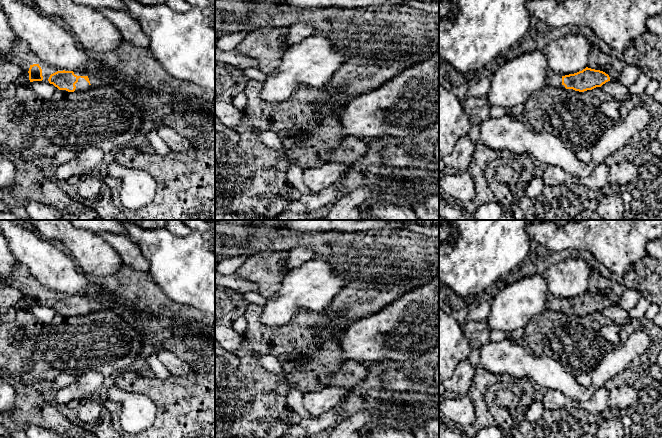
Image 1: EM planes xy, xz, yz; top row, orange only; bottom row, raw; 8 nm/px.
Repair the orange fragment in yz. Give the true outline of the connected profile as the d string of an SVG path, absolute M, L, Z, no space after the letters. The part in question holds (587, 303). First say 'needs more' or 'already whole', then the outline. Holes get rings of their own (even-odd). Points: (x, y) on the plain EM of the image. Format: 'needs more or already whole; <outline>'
needs more; M588 291L582 295L569 299L555 297L549 292L546 296L546 309L573 313L579 316L601 311L608 305L610 305L608 298L603 295L591 293Z

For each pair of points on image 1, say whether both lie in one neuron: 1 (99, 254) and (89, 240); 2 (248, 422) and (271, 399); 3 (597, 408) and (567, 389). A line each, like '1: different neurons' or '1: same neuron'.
1: same neuron
2: same neuron
3: different neurons

